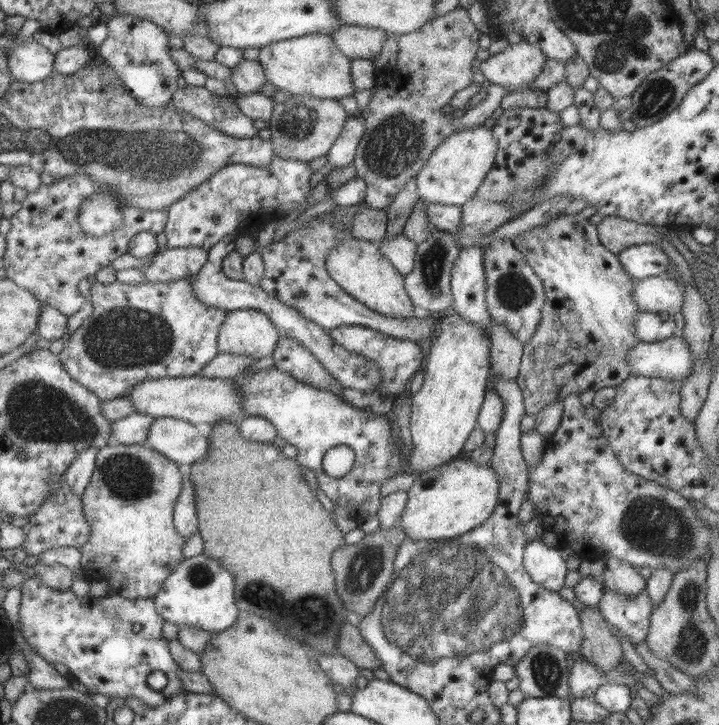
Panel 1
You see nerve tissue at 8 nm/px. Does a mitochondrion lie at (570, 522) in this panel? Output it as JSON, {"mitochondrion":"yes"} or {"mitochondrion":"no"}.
{"mitochondrion":"no"}

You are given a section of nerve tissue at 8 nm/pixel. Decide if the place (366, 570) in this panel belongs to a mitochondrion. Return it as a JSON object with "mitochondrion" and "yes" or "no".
{"mitochondrion":"yes"}

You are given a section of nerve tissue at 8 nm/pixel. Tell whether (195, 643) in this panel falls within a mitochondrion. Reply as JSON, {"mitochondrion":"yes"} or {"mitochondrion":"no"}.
{"mitochondrion":"no"}

